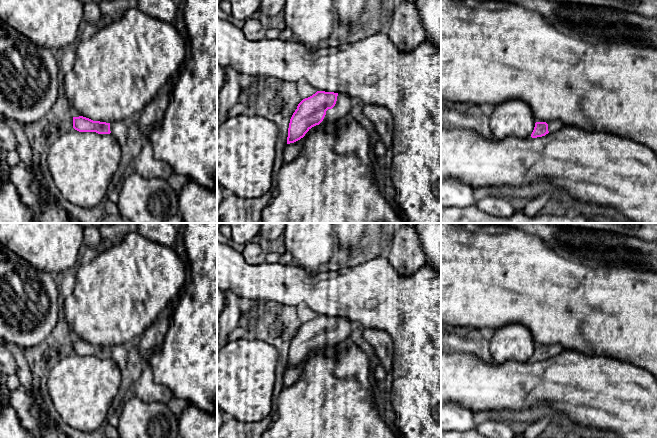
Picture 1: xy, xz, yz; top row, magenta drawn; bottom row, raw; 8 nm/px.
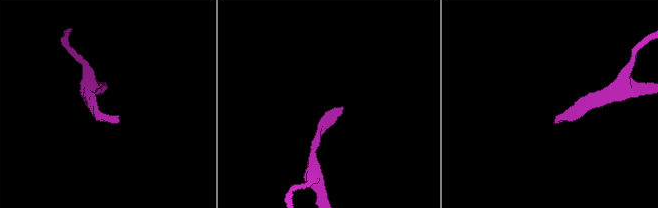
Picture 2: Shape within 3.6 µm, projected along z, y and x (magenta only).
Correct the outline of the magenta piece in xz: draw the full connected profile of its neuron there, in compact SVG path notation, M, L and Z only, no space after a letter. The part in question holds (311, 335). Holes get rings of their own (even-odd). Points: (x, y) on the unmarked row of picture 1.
M317 315L312 320L303 323L290 343L287 368L303 362L324 342L338 345L345 341L350 336L353 327L354 324L344 317L325 315Z

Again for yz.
M556 344L553 346L536 346L534 354L531 358L532 362L542 361L548 357L556 356L563 351L563 347Z

